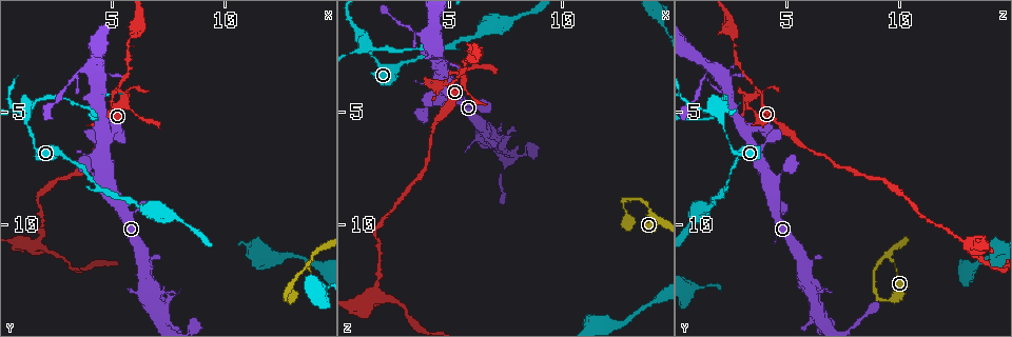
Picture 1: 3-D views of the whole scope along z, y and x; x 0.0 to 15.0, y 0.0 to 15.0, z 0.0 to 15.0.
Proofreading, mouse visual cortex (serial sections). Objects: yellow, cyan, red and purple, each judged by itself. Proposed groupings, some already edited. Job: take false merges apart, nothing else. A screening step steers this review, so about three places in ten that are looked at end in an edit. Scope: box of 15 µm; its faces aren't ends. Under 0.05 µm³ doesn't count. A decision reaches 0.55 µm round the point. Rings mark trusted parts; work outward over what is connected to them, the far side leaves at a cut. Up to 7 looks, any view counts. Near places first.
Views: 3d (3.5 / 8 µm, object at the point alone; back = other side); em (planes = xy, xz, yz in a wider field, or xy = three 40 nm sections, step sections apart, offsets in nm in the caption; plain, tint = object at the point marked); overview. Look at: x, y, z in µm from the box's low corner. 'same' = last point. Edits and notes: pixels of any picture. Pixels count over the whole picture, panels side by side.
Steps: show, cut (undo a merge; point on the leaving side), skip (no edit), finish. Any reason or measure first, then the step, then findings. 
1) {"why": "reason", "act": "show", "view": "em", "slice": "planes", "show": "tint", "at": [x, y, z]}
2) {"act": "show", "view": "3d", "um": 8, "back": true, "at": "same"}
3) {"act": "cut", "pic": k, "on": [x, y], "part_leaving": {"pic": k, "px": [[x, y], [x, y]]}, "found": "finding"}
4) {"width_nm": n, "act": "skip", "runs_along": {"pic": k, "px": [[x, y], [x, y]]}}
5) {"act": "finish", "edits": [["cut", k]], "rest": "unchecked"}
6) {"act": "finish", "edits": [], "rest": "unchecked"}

{"why": "a fork", "act": "show", "view": "3d", "um": 3.5, "at": [13.9, 11.6, 9.6]}

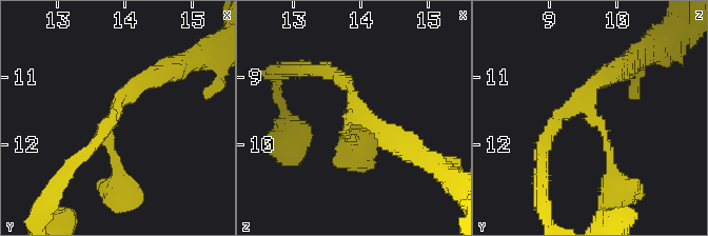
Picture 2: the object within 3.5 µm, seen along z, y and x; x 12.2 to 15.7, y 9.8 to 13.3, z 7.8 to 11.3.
{"arms": 3, "arm_widths_nm": [150, 200, 250], "why": "need the tissue", "act": "show", "view": "em", "slice": "planes", "show": "tint", "at": [13.85, 11.55, 9.55]}

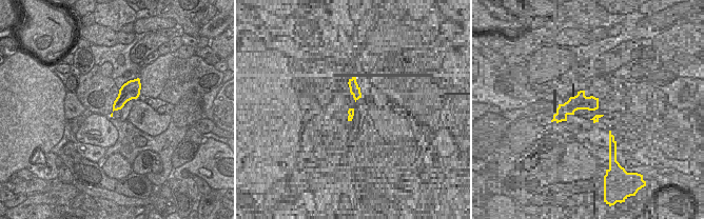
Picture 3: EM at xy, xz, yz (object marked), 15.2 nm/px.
{"width_nm": 190, "act": "skip", "runs_along": {"pic": 2, "px": [[353, 140], [350, 86], [328, 71]]}, "found": "all the same cell"}

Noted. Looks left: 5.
{"why": "sharp bend", "act": "show", "view": "3d", "um": 8, "back": true, "at": [1.7, 10.9, 12.9]}

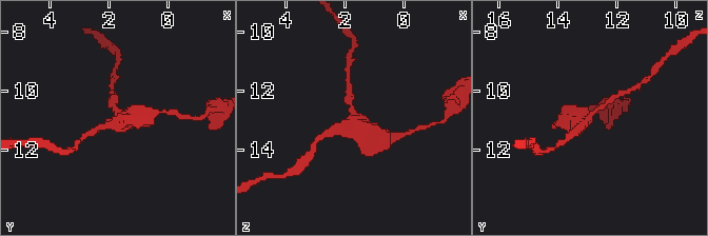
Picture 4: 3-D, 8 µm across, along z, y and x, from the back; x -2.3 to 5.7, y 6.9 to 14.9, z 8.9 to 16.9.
{"act": "show", "view": "3d", "um": 3.5, "at": [1.9, 10.8, 12.9]}

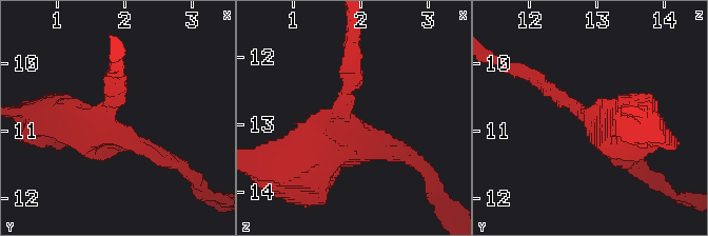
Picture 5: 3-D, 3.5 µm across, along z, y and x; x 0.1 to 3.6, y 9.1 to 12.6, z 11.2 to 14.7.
{"arms": 4, "arm_widths_nm": [200, 200, 300, 600], "act": "show", "view": "em", "slice": "planes", "show": "tint", "at": [1.80, 10.90, 12.95]}

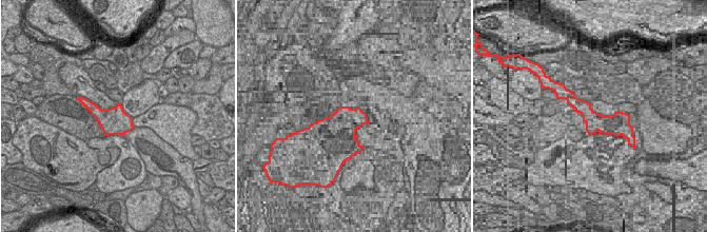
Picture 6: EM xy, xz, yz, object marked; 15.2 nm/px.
{"act": "skip", "runs_along": {"pic": 5, "px": [[353, 66], [347, 120], [295, 158]]}, "found": "all the same cell"}

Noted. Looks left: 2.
{"why": "sharp bend", "act": "show", "view": "3d", "um": 3.5, "at": [5.4, 4.6, 3.2]}

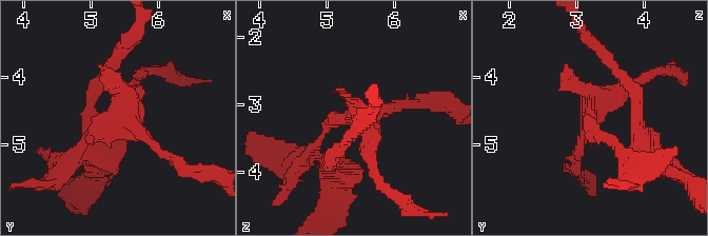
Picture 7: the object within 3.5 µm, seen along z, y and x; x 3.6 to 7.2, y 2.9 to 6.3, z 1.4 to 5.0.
{"act": "show", "view": "em", "slice": "planes", "show": "tint", "at": [5.40, 4.60, 3.25]}

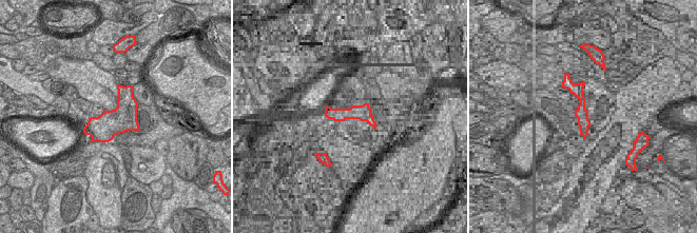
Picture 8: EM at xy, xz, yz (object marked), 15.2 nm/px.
{"act": "skip", "runs_along": {"pic": 7, "px": [[79, 158], [134, 84]]}, "found": "continuous, no second cell"}

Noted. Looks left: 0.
{"act": "finish", "edits": [], "rest": "unchecked"}

